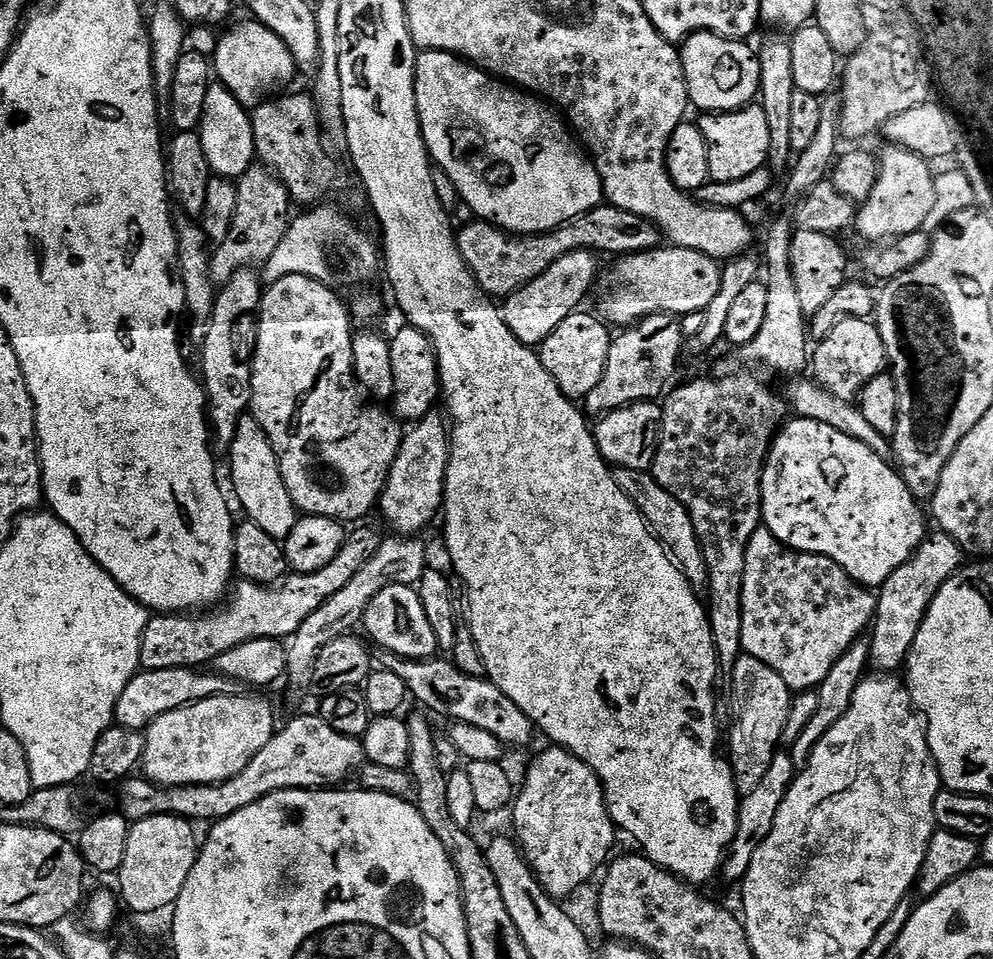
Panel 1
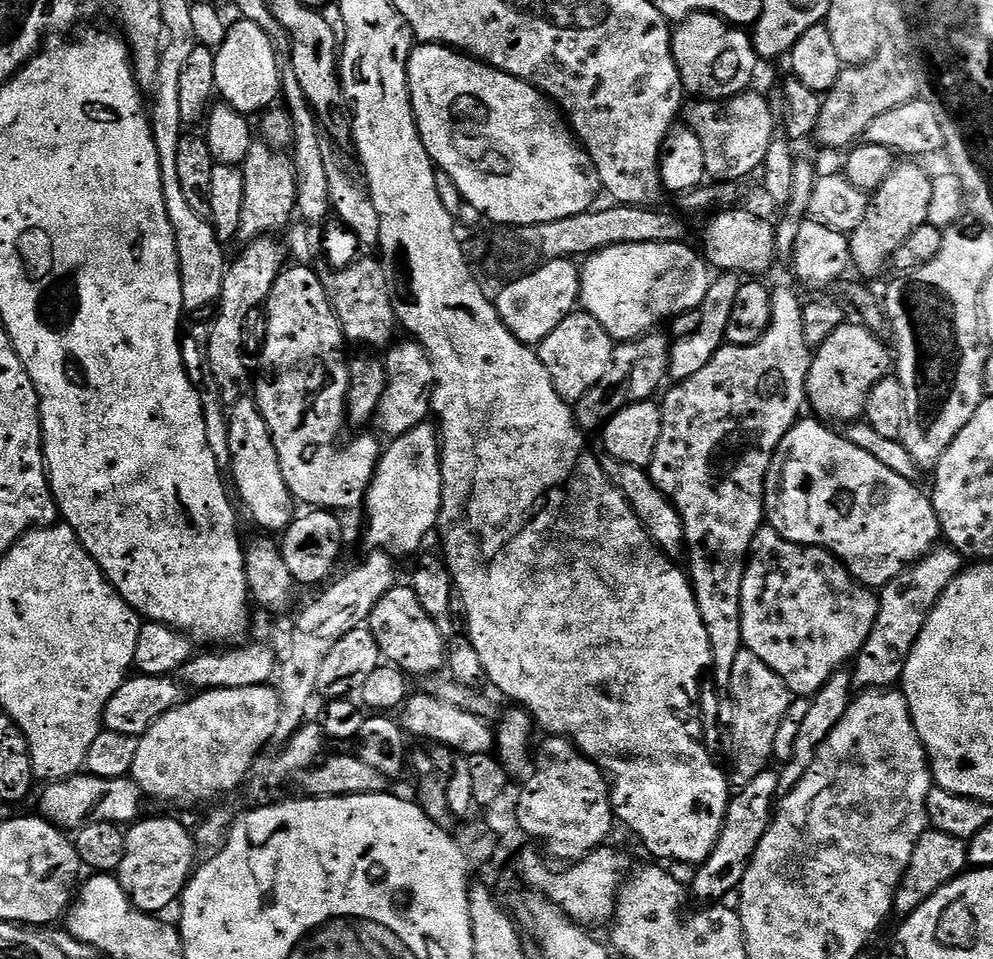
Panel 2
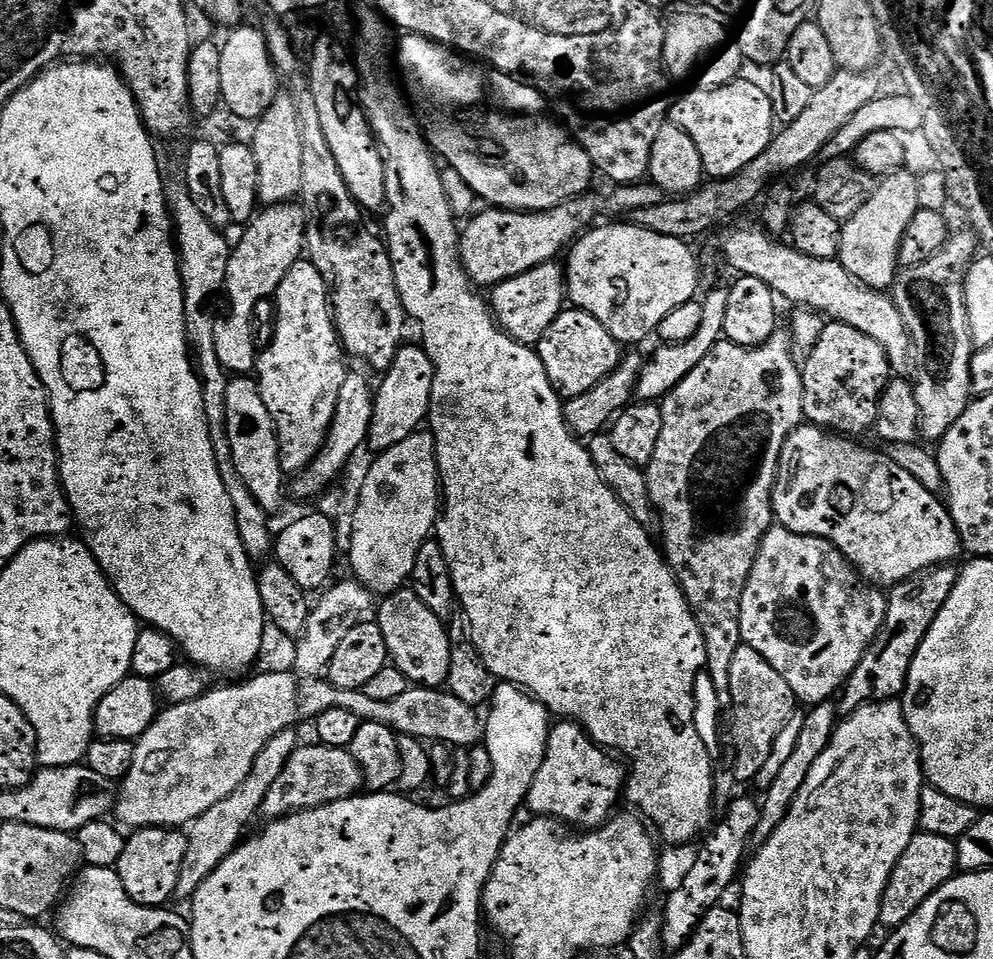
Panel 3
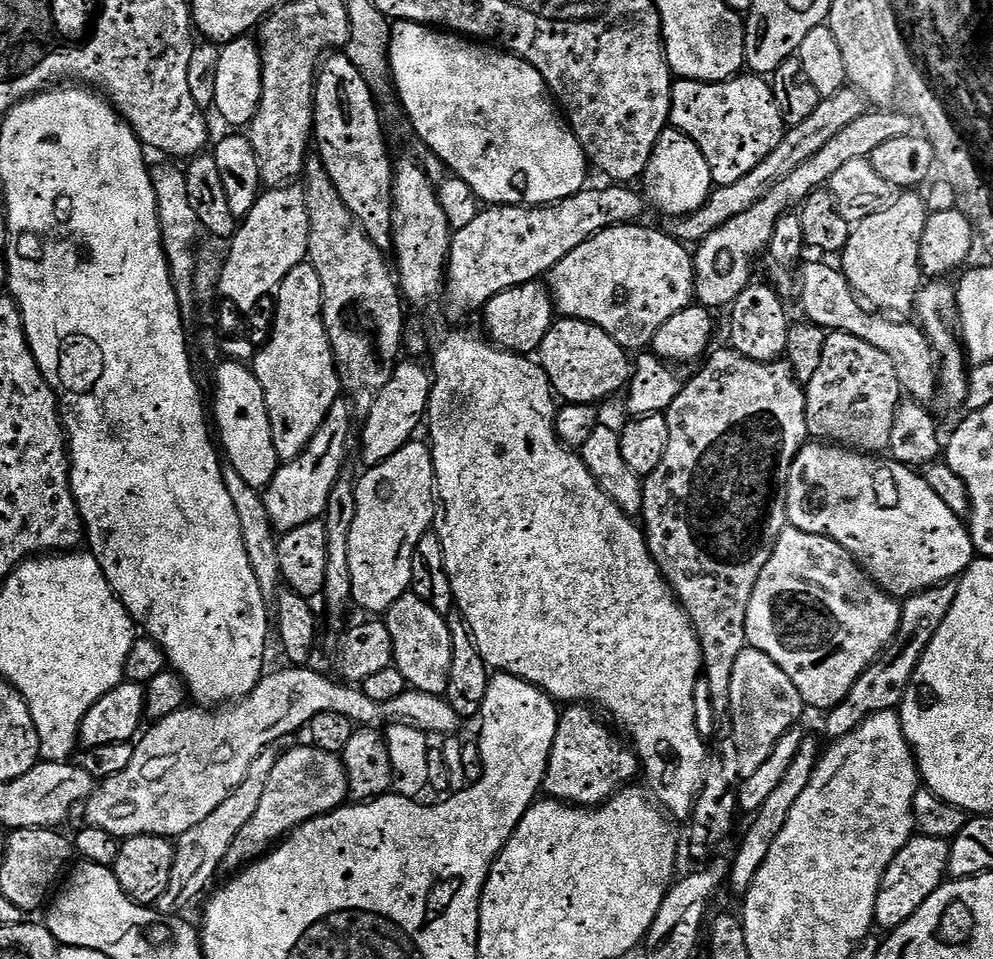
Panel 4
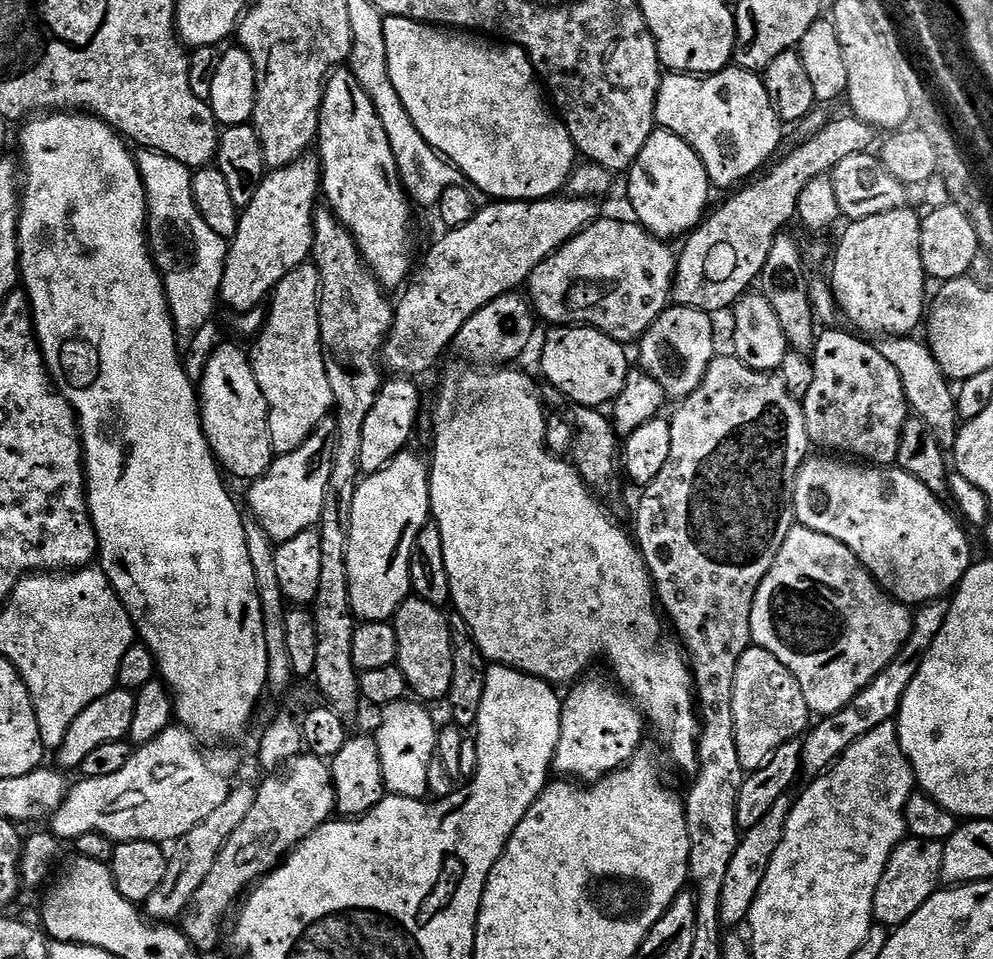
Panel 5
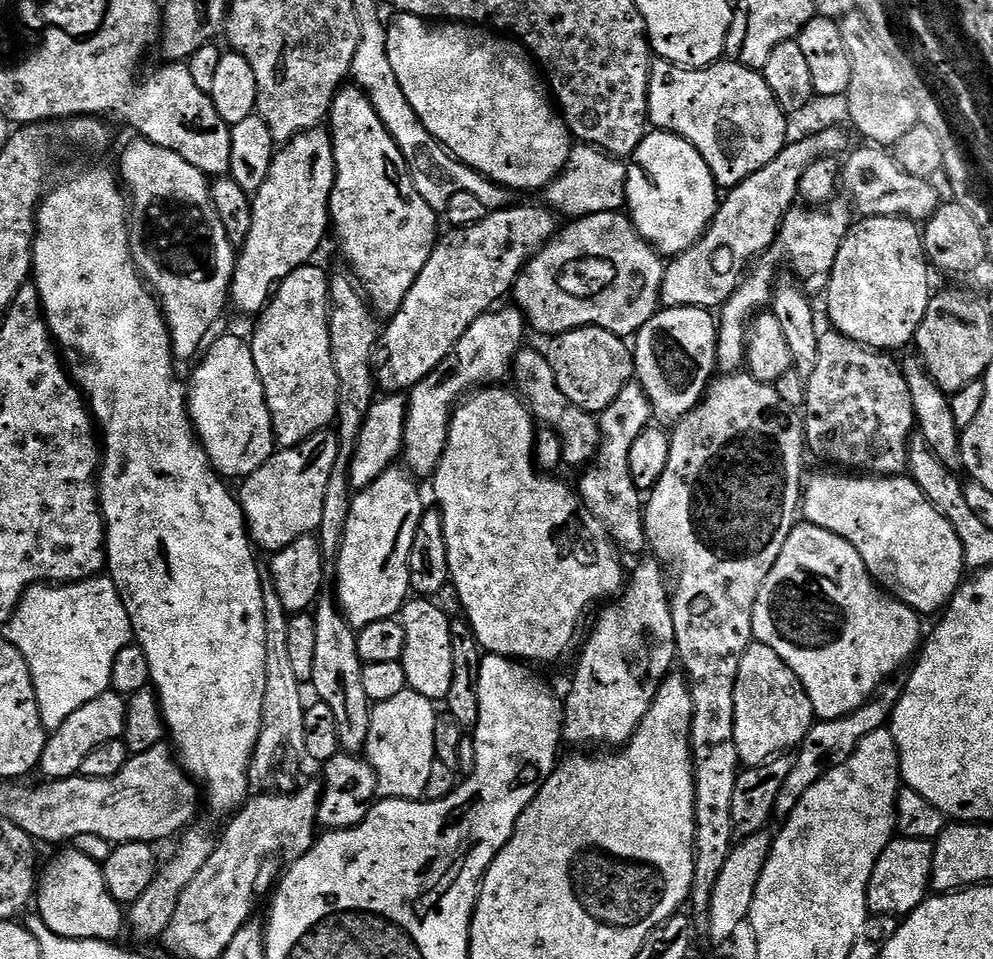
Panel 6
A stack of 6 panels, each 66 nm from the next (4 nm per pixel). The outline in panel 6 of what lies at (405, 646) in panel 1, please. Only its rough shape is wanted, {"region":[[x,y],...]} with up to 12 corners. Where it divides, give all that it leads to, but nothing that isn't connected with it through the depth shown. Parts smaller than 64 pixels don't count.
{"region":[[405,601],[401,664],[408,688],[445,701],[453,677],[451,617]]}

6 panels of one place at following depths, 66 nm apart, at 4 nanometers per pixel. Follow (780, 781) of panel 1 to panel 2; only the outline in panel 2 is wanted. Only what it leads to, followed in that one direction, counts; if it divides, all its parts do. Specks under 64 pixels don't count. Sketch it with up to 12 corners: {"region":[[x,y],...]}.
{"region":[[780,773],[729,799],[722,834],[690,884],[700,902],[739,889],[772,824]]}

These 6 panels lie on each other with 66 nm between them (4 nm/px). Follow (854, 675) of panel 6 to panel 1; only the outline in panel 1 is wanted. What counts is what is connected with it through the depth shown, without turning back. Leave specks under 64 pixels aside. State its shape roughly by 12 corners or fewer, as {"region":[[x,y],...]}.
{"region":[[754,530],[742,646],[793,693],[869,631],[838,562]]}

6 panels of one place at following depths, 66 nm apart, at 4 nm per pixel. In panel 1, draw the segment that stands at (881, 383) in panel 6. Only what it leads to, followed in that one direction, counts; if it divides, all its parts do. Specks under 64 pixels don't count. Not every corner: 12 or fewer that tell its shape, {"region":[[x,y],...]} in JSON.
{"region":[[850,316],[815,345],[816,383],[849,402],[888,355],[871,319]]}

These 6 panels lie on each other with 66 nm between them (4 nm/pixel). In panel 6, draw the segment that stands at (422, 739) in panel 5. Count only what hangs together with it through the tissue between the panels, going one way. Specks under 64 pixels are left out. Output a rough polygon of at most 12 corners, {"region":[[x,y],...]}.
{"region":[[411,690],[372,708],[381,797],[425,799],[436,708]]}

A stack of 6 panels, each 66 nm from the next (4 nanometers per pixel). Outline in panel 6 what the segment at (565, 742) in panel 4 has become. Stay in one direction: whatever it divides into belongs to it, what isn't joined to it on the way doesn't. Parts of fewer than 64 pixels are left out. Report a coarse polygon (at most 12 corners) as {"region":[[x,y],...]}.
{"region":[[631,569],[580,652],[562,736],[623,748],[677,663],[670,584]]}

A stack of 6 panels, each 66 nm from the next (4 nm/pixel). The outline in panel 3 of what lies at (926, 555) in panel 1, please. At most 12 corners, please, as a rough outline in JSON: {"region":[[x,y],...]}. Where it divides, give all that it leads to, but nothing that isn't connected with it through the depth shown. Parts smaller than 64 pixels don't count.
{"region":[[939,564],[895,584],[839,693],[841,717],[903,697],[914,654],[959,577]]}

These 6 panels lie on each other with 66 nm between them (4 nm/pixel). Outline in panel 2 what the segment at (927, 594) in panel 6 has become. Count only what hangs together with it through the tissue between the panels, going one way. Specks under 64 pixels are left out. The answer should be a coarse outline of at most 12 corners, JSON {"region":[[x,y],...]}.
{"region":[[801,419],[767,523],[879,590],[937,547],[929,493]]}

